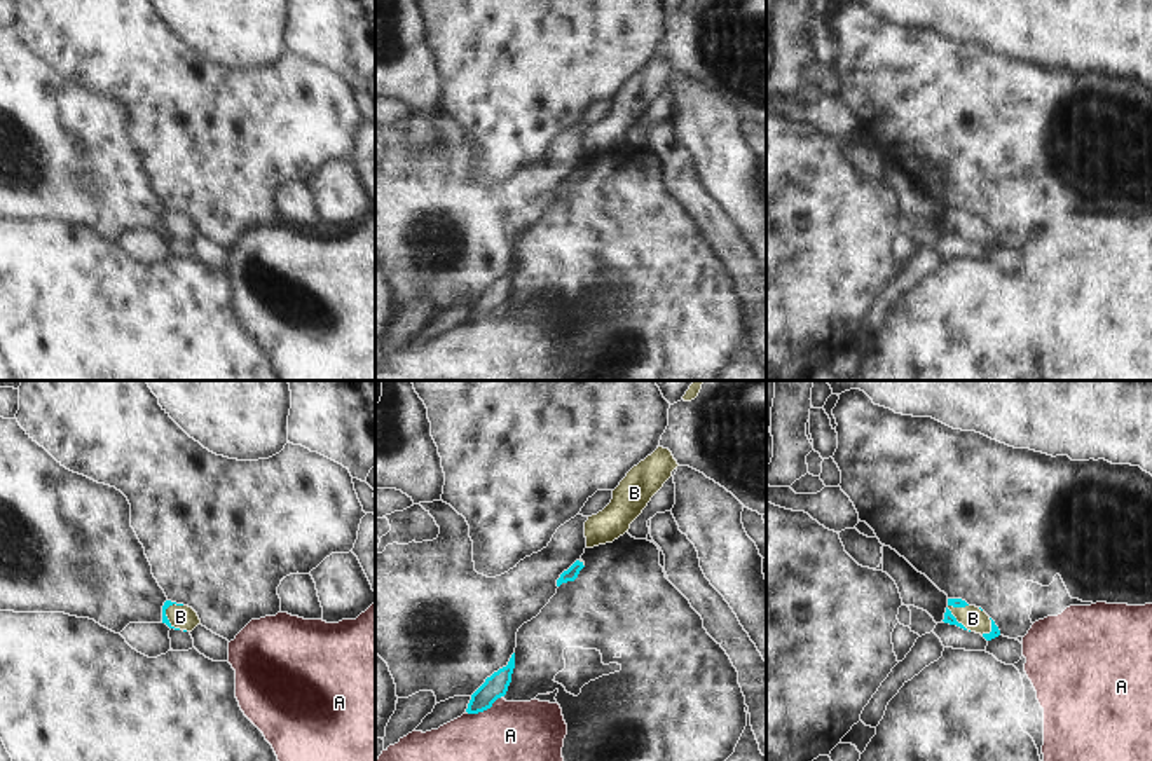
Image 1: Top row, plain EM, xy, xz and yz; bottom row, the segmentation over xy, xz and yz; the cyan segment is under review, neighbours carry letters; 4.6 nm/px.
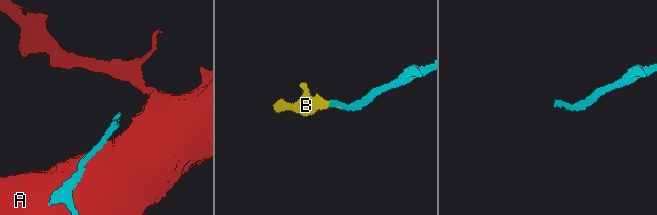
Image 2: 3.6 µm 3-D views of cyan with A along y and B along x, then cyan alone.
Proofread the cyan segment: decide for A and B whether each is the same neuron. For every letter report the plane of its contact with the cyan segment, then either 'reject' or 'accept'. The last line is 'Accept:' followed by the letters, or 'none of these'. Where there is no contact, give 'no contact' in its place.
A: meets cyan in xz; reject
B: meets cyan in yz; accept
Accept: B

